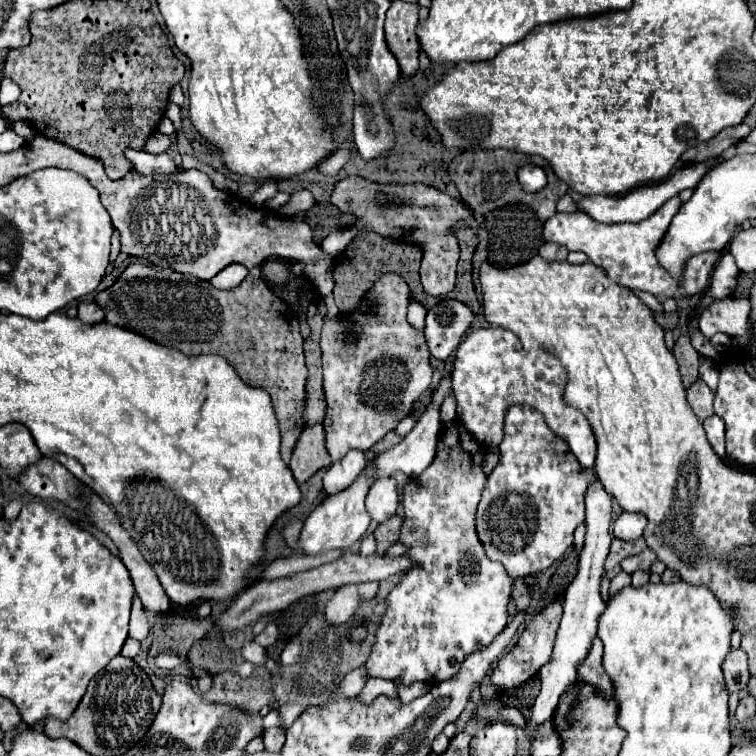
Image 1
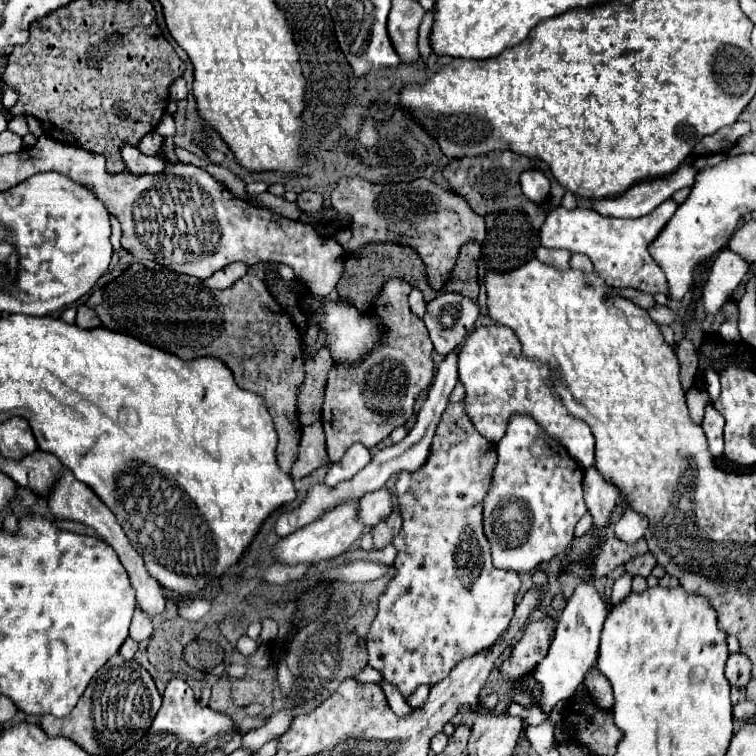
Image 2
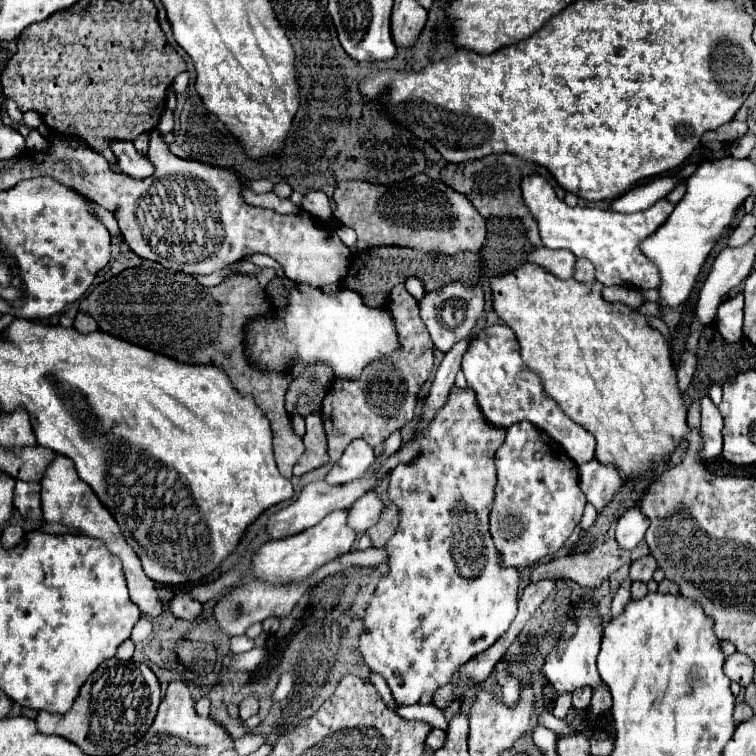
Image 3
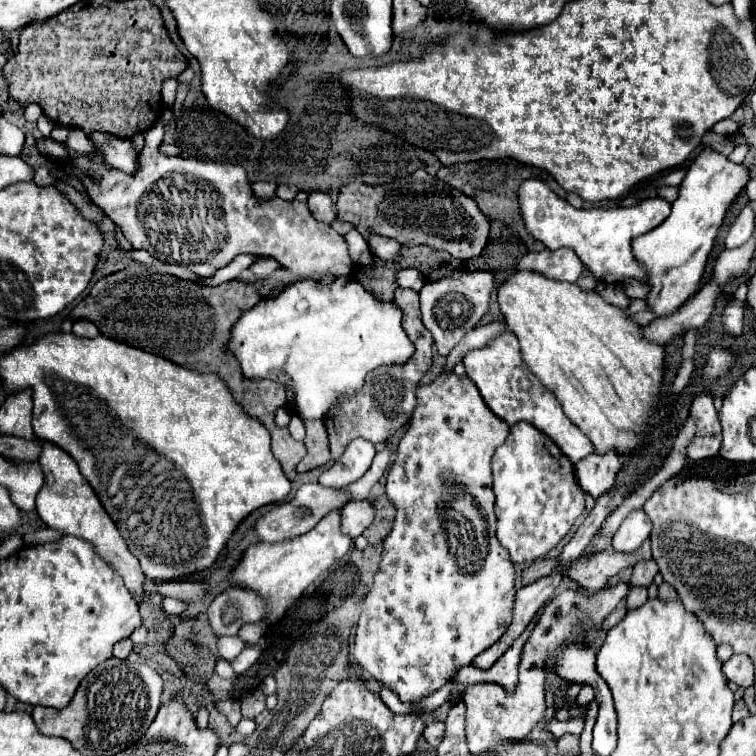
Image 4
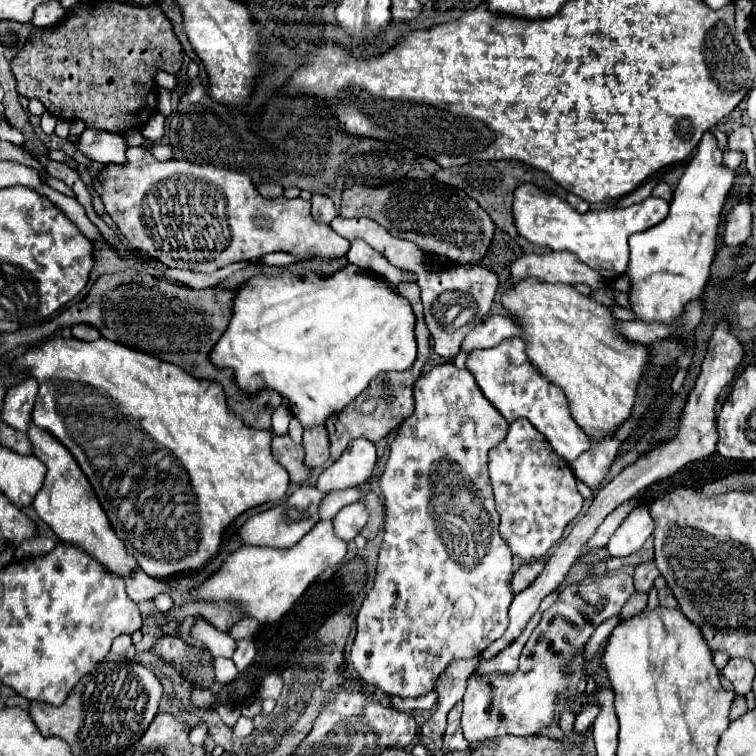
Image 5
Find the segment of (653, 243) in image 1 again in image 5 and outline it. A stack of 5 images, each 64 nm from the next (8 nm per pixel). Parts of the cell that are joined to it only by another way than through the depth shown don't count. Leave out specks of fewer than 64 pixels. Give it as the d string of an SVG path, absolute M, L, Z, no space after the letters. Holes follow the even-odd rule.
M522 184L514 190L512 218L520 236L536 246L546 246L550 250L572 252L580 262L598 270L606 280L614 280L626 272L628 266L628 236L634 232L648 230L668 216L670 204L660 198L646 198L640 204L628 208L604 208L588 210L584 214L576 212L568 202L554 194L540 190L534 184Z

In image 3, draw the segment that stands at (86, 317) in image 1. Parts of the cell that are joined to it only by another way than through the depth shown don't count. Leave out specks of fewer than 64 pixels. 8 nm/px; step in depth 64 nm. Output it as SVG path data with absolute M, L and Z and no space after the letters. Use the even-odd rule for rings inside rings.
M78 312L76 320L74 320L74 328L78 332L82 332L82 334L90 334L90 332L96 332L98 330L98 324L96 324L96 320L92 316L88 316L84 312Z

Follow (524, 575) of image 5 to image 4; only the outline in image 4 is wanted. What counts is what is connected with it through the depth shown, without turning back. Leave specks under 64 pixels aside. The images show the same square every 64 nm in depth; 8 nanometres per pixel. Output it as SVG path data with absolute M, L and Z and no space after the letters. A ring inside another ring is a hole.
M554 558L532 562L532 564L522 572L522 586L528 586L528 584L536 582L540 576L550 574L554 568L556 568L556 560L554 560Z

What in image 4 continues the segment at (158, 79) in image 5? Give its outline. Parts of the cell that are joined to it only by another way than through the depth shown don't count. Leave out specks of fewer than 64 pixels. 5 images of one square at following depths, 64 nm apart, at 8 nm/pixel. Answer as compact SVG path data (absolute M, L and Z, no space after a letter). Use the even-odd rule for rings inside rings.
M168 78L163 82L162 85L162 101L167 104L169 108L172 108L177 92L178 82L174 78Z

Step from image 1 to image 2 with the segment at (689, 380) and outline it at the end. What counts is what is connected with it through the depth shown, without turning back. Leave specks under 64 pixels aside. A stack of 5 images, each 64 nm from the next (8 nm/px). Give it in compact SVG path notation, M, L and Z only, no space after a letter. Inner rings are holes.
M686 338L680 340L676 356L678 356L678 362L680 362L680 382L682 382L682 388L688 390L692 386L692 380L694 380L696 370L698 370L698 356L696 356L696 350L694 350L692 342L686 340Z

